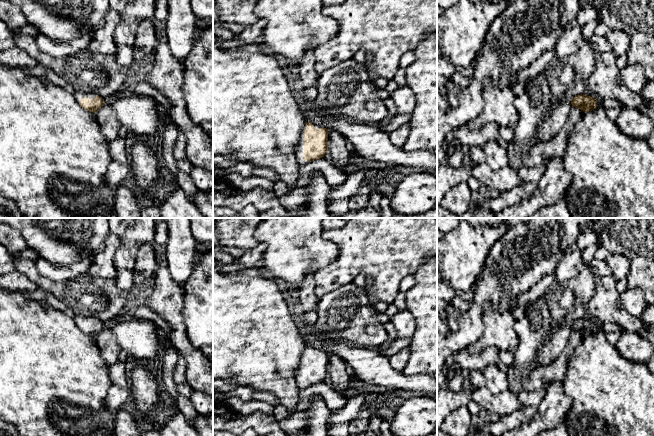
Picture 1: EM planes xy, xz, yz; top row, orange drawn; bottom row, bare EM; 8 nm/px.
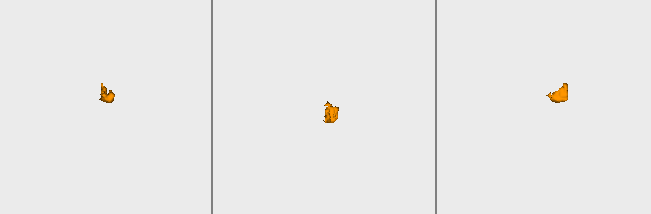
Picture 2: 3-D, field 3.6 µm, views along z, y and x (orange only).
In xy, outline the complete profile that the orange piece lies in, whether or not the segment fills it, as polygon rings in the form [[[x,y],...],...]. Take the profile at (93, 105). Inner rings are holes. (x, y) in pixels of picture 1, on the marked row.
[[[76,91],[73,95],[82,108],[93,113],[99,111],[105,104],[105,101],[94,93]]]

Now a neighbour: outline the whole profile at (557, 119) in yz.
[[[569,101],[555,103],[555,106],[539,126],[535,141],[544,142],[554,138],[565,126],[571,113],[572,104]]]

